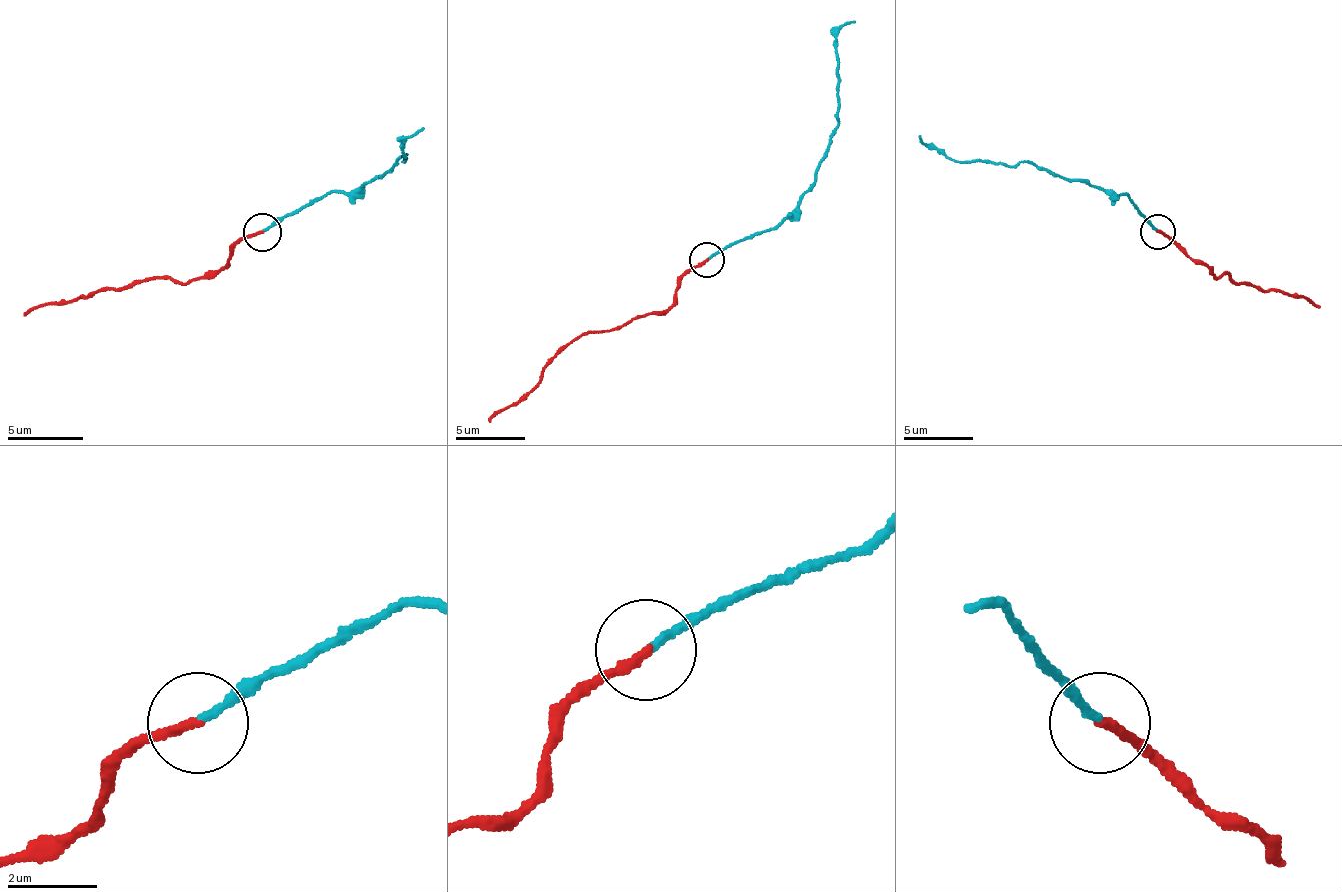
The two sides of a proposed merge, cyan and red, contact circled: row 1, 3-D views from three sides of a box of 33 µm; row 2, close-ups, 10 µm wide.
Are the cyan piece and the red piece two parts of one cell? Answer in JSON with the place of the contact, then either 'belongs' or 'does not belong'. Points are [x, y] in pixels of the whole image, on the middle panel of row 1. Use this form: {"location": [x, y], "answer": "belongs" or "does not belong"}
{"location": [706, 259], "answer": "does not belong"}

